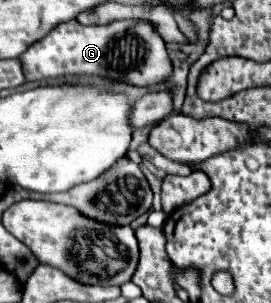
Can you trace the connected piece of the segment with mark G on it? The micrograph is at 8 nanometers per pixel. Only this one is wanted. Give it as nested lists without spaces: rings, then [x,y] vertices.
[[[70,20],[32,44],[20,56],[20,62],[26,80],[56,78],[58,74],[100,74],[134,86],[154,86],[172,72],[164,40],[142,20],[120,20],[108,26],[82,26]]]

